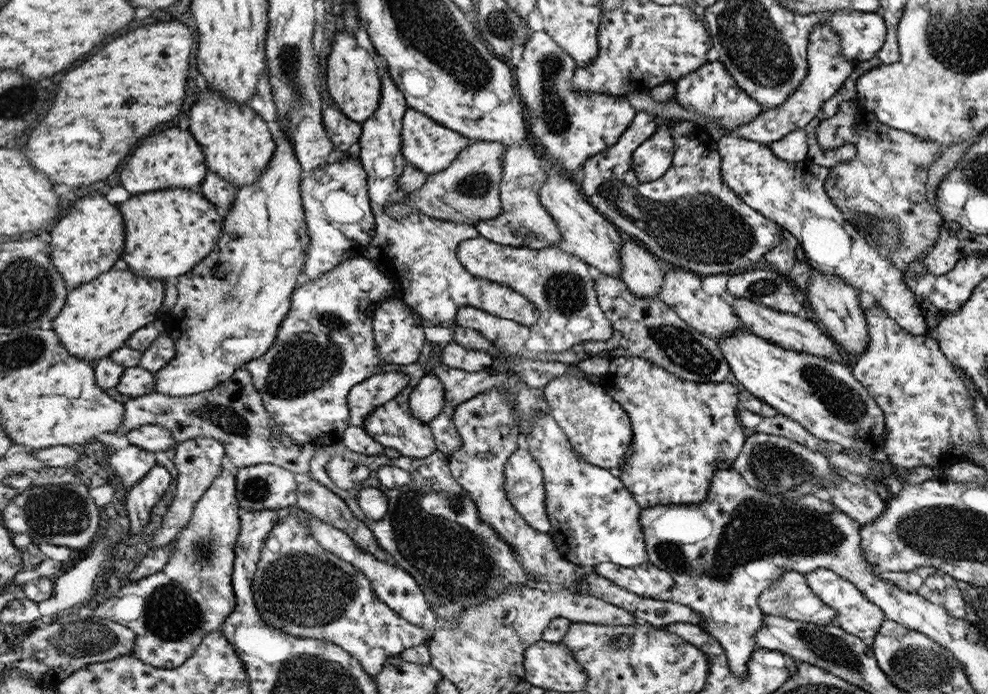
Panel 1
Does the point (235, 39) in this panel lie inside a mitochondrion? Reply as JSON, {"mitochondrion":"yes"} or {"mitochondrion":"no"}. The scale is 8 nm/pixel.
{"mitochondrion":"no"}

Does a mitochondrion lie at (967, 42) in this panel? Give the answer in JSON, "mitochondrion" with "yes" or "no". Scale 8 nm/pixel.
{"mitochondrion":"yes"}

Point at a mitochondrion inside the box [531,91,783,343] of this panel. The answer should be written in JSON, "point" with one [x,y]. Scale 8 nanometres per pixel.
{"point":[721,236]}

